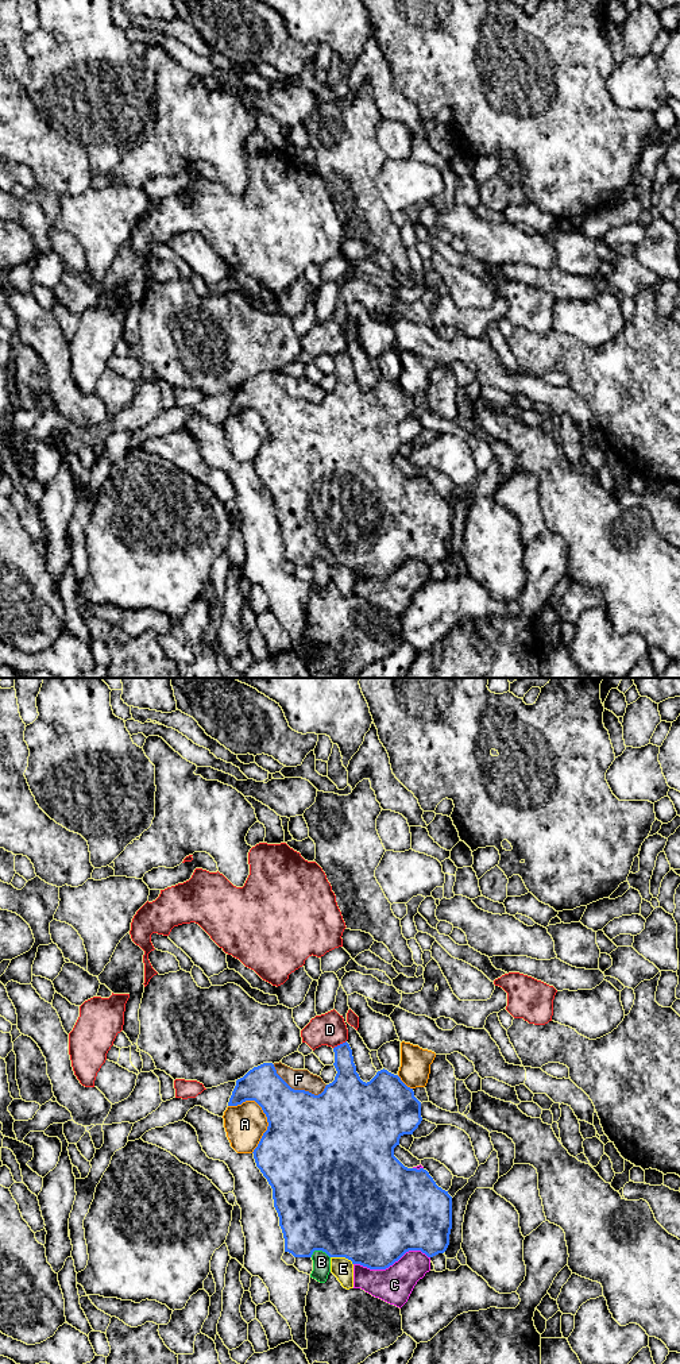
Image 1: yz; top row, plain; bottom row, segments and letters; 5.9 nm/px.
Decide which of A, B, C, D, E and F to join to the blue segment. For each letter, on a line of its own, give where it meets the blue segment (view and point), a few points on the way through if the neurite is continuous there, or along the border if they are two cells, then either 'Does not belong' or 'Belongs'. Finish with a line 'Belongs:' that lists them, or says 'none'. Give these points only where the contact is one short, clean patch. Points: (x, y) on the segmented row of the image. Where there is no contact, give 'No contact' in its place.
A: Touches blue at yz (267, 1121). Does not belong
B: Touches blue at yz (320, 1249). Does not belong
C: Touches blue at yz (391, 1264). Does not belong
D: Touches blue at yz (340, 1044). Boundary: yz (346, 1040), (333, 1048). Does not belong
E: Touches blue at yz (343, 1256). Does not belong
F: Touches blue at yz (298, 1090). Does not belong
Belongs: none

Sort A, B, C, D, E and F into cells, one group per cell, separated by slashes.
A / B / C / D / E / F

